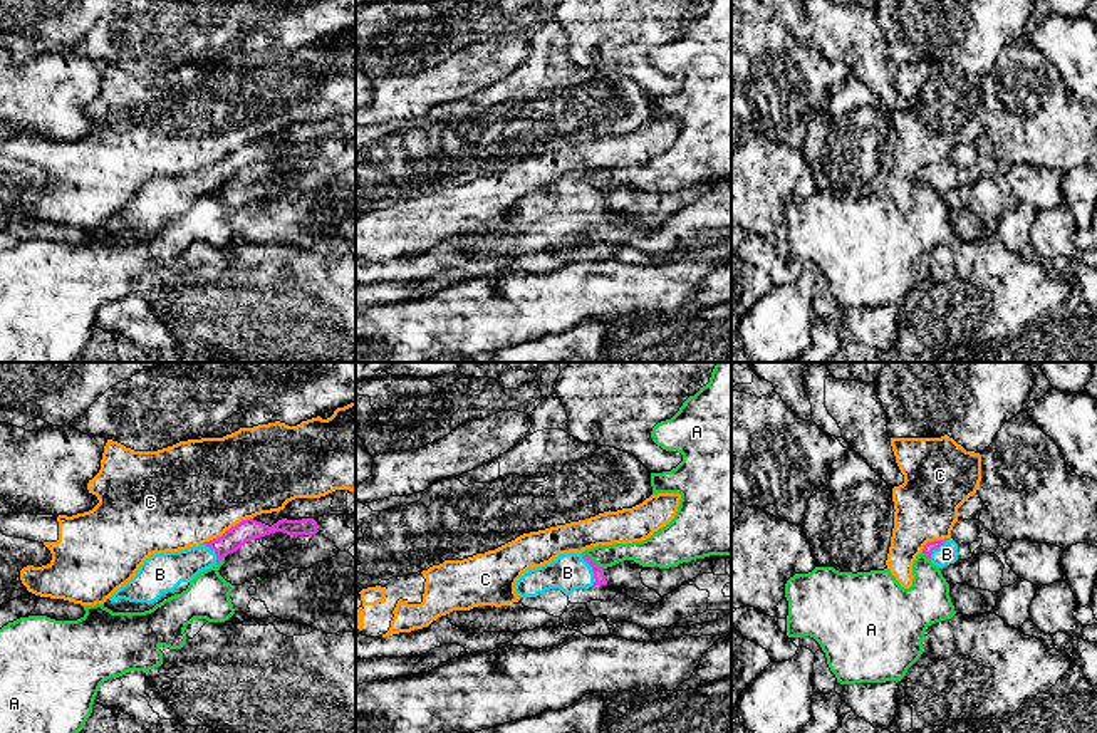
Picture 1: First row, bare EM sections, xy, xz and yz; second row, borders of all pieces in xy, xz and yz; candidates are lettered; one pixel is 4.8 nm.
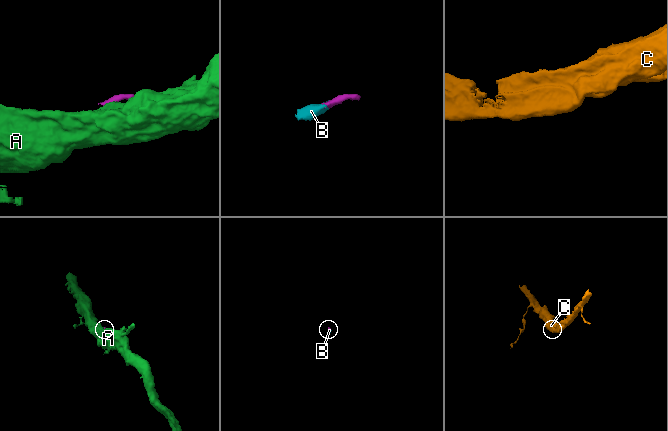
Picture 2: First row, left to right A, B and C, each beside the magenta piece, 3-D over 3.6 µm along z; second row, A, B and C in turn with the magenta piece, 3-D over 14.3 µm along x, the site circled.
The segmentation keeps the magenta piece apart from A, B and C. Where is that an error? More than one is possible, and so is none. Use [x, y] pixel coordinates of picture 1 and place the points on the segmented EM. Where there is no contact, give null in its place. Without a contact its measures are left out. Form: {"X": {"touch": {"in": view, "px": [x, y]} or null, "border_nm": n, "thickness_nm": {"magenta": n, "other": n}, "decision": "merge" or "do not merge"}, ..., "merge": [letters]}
{"A": {"touch": {"in": "xz", "px": [592, 561]}, "border_nm": 130, "thickness_nm": {"magenta": 50, "other": 110}, "decision": "do not merge"}, "B": {"touch": {"in": "xz", "px": [592, 569]}, "border_nm": 170, "thickness_nm": {"magenta": 50, "other": 180}, "decision": "merge"}, "C": {"touch": {"in": "xy", "px": [227, 530]}, "border_nm": 280, "thickness_nm": {"magenta": 110, "other": 480}, "decision": "do not merge"}, "merge": ["B"]}

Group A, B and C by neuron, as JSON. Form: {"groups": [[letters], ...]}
{"groups": [["A"], ["B"], ["C"]]}

